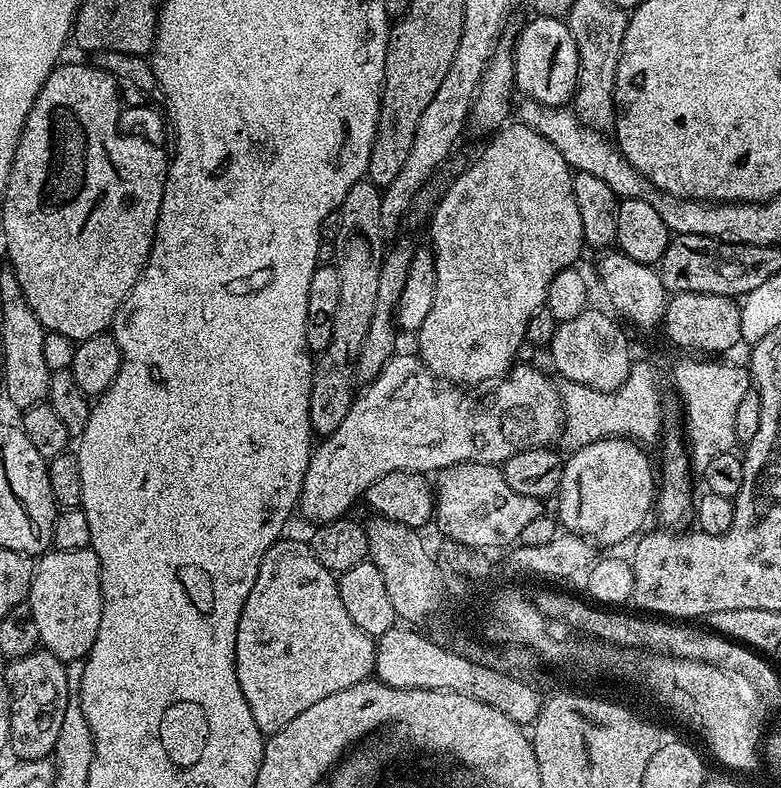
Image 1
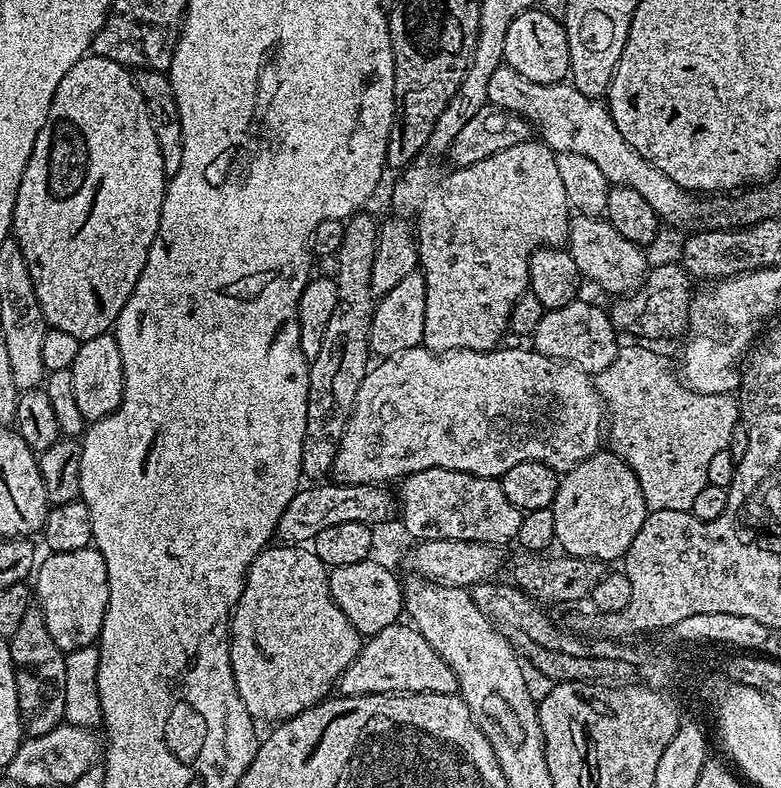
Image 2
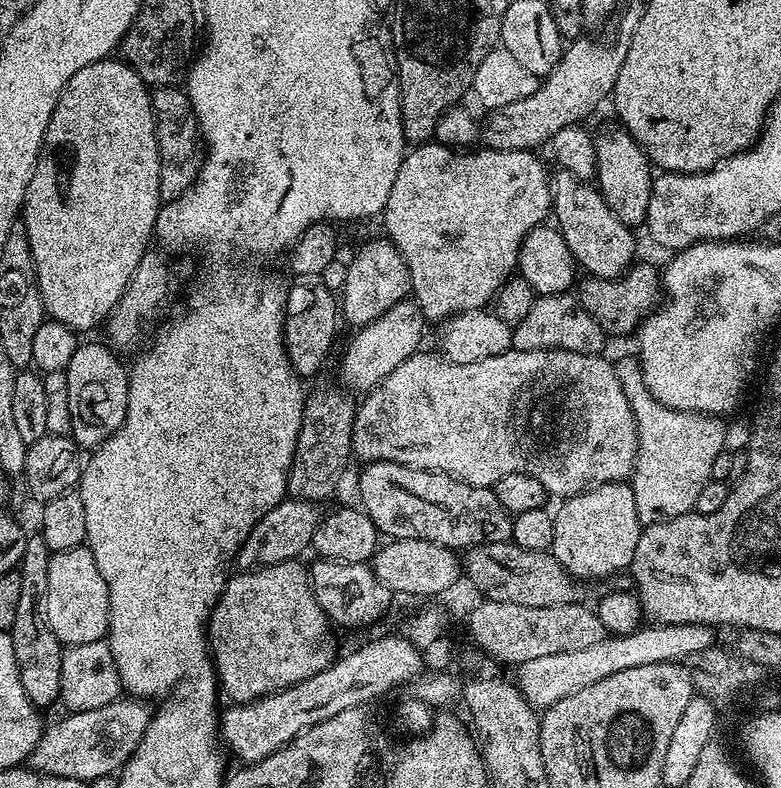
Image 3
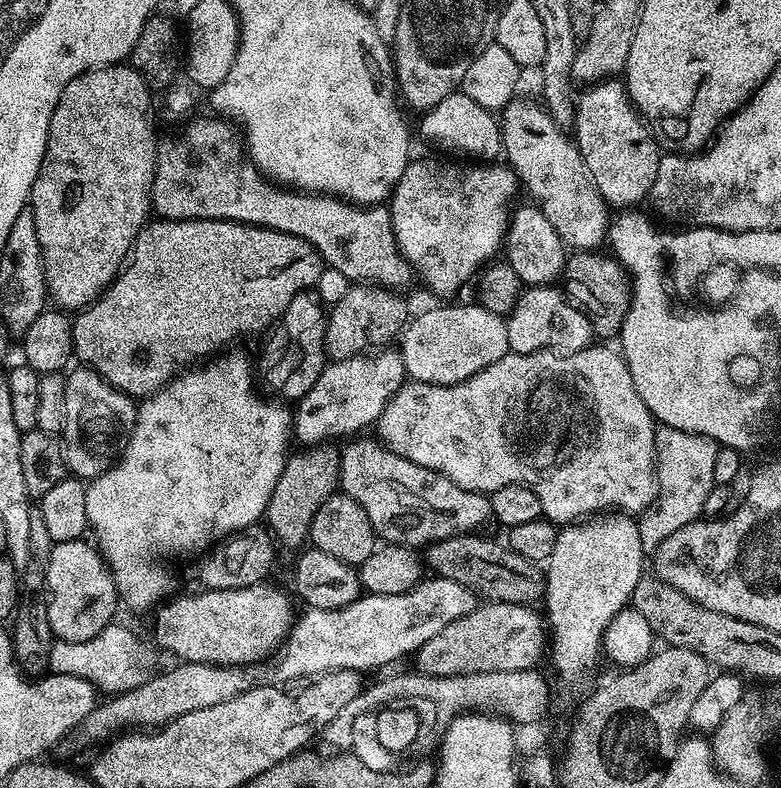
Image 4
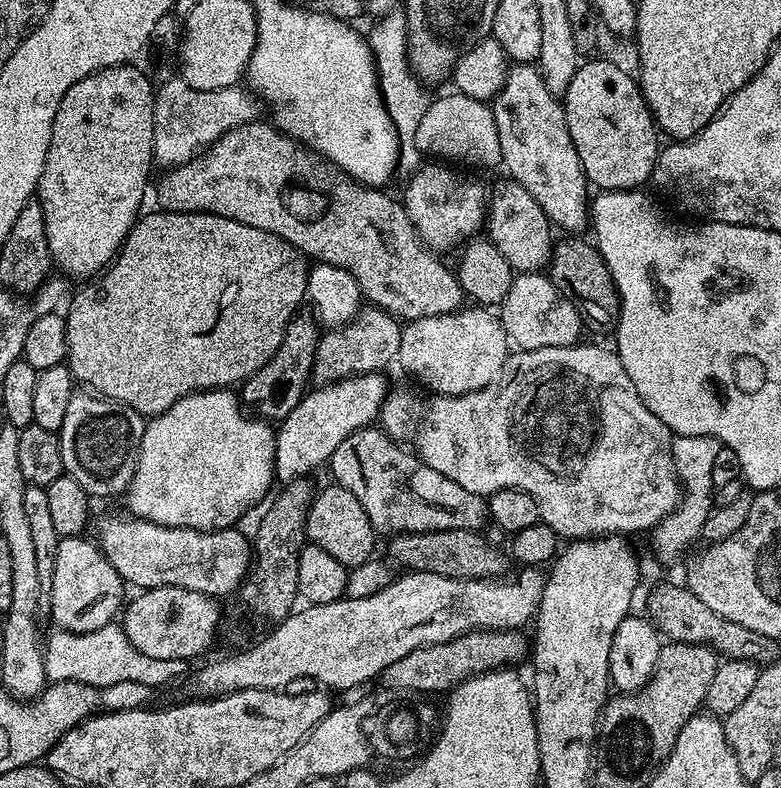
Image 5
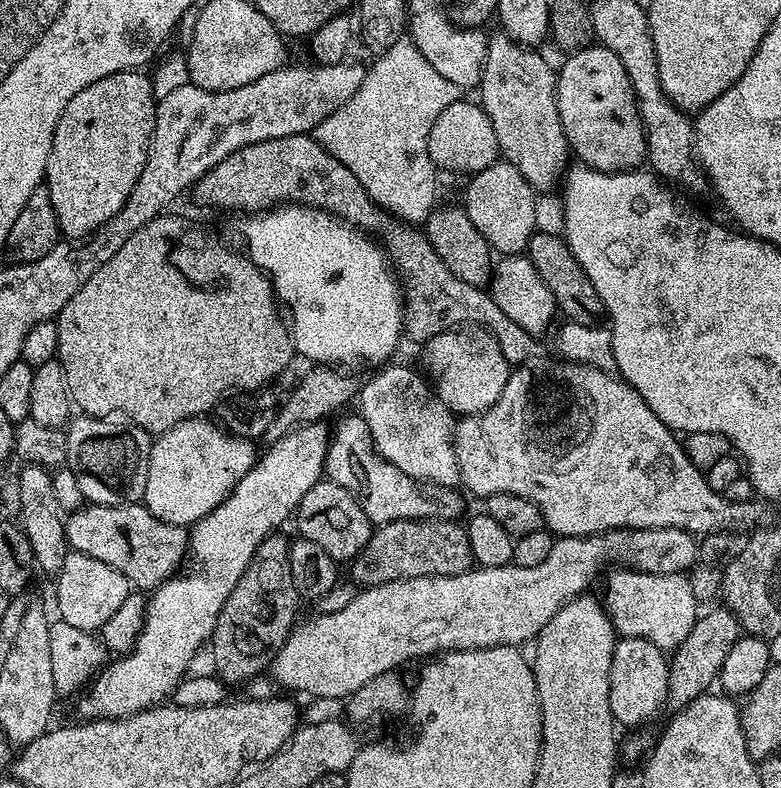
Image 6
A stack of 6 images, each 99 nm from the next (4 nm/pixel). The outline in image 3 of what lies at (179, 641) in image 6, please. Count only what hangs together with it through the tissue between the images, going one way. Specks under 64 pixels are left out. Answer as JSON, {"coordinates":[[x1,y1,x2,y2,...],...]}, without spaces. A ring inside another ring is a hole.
{"coordinates":[[412,298,399,300,397,304,390,306,390,310,386,310,386,314,364,325,355,333,356,337,349,342,348,349,340,360,340,376,345,384,343,387,353,393,371,392,376,385,384,381,390,370,402,366,406,358,410,358,418,351,421,347,420,339,424,336,424,327,426,327,425,318]]}

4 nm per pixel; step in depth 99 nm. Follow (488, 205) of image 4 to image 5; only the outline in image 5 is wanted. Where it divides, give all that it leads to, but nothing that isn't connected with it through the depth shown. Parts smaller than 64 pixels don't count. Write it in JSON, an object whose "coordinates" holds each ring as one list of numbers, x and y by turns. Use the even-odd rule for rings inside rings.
{"coordinates":[[440,162,425,163,411,173,409,180,412,181,402,195,402,203,420,239,437,253,459,249,479,233,476,232,479,228,481,231,485,227,488,207,486,188,472,176,475,175,465,174]]}

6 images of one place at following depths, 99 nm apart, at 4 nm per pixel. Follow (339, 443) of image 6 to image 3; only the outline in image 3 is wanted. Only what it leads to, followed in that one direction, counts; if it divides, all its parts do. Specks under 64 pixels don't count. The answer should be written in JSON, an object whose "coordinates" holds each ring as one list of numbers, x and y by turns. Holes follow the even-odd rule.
{"coordinates":[[374,460,360,472,359,507,374,522,376,531,393,540,418,538,453,550,478,544,503,544,512,538,512,516,498,502,492,488,470,486,445,472,411,468,389,460]]}

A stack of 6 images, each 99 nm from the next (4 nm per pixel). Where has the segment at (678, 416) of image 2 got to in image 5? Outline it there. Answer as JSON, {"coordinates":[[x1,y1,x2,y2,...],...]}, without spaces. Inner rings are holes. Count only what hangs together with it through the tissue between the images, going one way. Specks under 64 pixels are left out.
{"coordinates":[[676,436,672,442,672,465,680,480,682,495,680,504,666,518,662,518,651,529,652,544,664,556,676,556,691,540,699,541,704,523,714,508,714,489,712,486,712,467,721,443,712,436]]}

